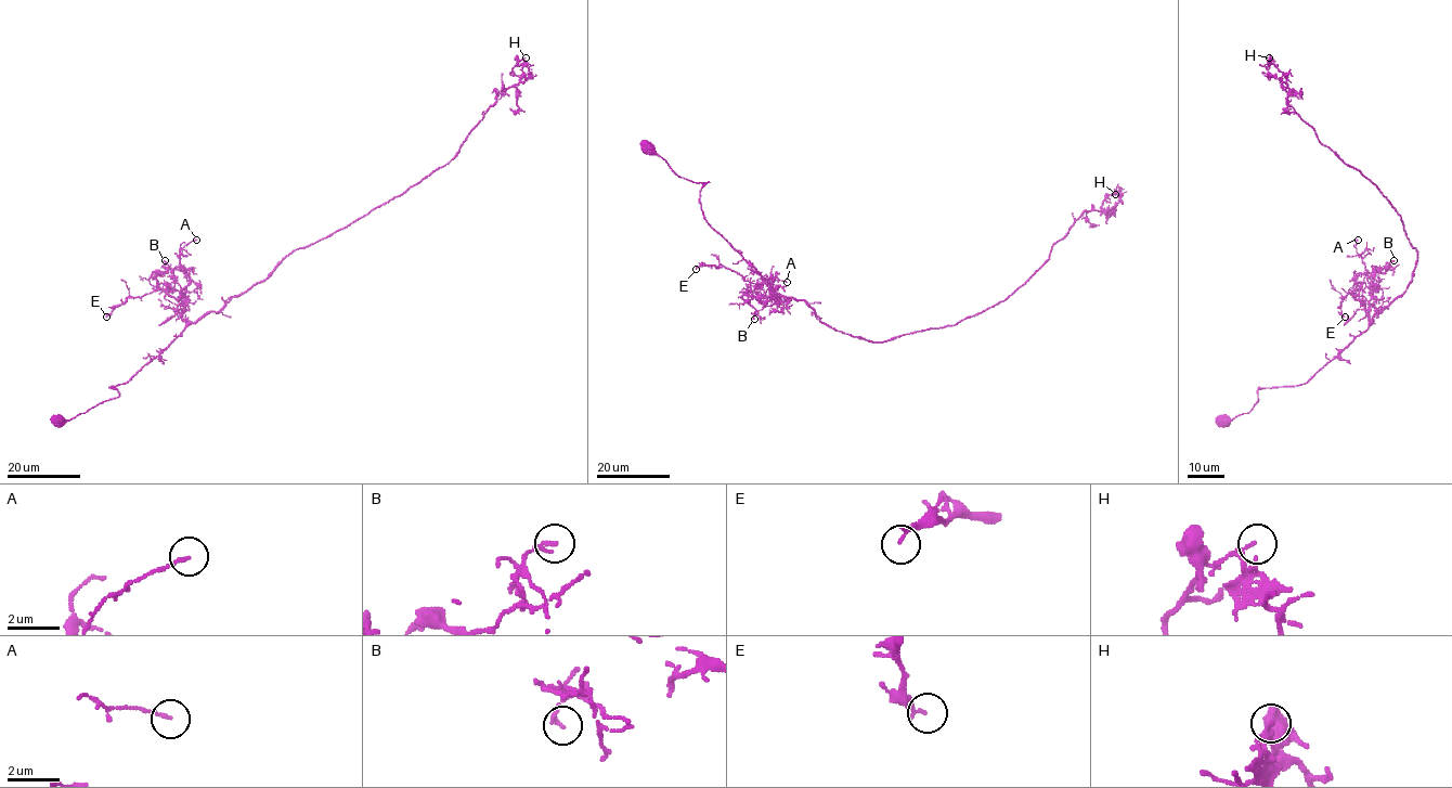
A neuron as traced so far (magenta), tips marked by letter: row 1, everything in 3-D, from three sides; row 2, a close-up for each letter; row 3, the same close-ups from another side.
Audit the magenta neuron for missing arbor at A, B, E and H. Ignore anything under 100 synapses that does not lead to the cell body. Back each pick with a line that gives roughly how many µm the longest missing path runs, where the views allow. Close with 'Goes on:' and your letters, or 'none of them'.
Goes on: none of them

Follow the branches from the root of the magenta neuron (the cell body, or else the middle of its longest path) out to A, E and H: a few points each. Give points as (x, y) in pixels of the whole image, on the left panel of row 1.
A: (55, 420), (117, 398), (109, 387), (125, 384), (181, 334), (190, 275), (180, 254), (196, 240)
E: (55, 420), (117, 398), (109, 387), (125, 384), (185, 326), (184, 308), (160, 289), (129, 297), (106, 317)
H: (55, 420), (117, 398), (109, 387), (189, 325), (444, 166), (496, 94), (529, 79), (526, 57)

